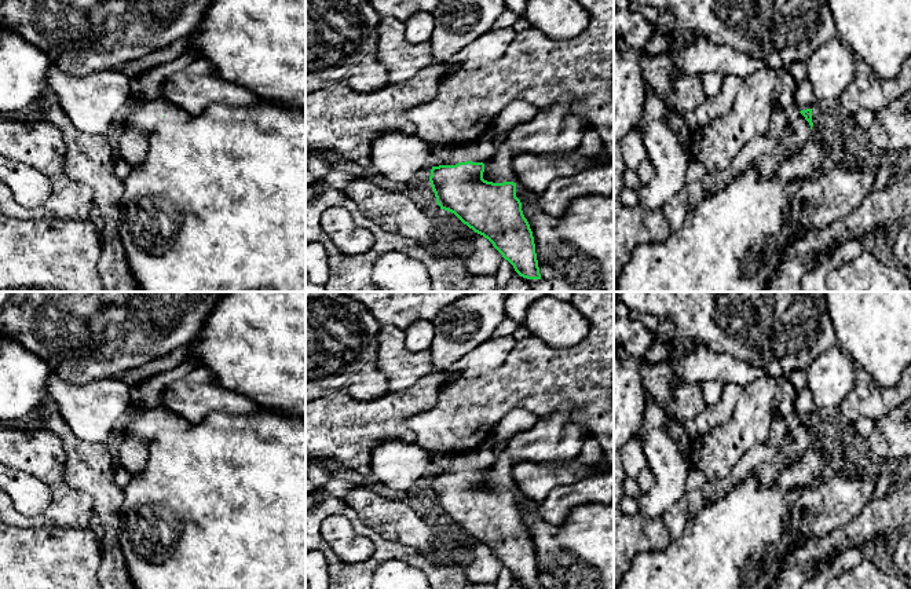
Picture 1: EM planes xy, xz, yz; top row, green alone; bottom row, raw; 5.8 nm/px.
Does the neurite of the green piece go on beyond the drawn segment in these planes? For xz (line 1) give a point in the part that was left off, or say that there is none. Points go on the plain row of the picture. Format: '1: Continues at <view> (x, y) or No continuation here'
1: No continuation here

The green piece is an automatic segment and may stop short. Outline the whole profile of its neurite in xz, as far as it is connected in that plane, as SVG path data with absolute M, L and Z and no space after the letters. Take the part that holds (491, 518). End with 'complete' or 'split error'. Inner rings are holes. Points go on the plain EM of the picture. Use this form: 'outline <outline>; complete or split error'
outline M458 471L432 475L429 490L440 517L454 522L475 541L487 546L515 579L527 588L541 588L533 539L516 505L516 491L493 491L483 487L483 471Z; complete

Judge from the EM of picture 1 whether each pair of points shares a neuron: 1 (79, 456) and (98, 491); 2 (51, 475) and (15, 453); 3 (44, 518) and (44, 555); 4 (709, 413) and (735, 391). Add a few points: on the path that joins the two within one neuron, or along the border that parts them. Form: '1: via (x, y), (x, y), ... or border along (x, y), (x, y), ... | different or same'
1: via (87, 464), (98, 483) | same
2: via (43, 467), (29, 453), (24, 453) | same
3: border along (14, 526), (76, 529) | different
4: via (716, 410), (728, 398) | same

